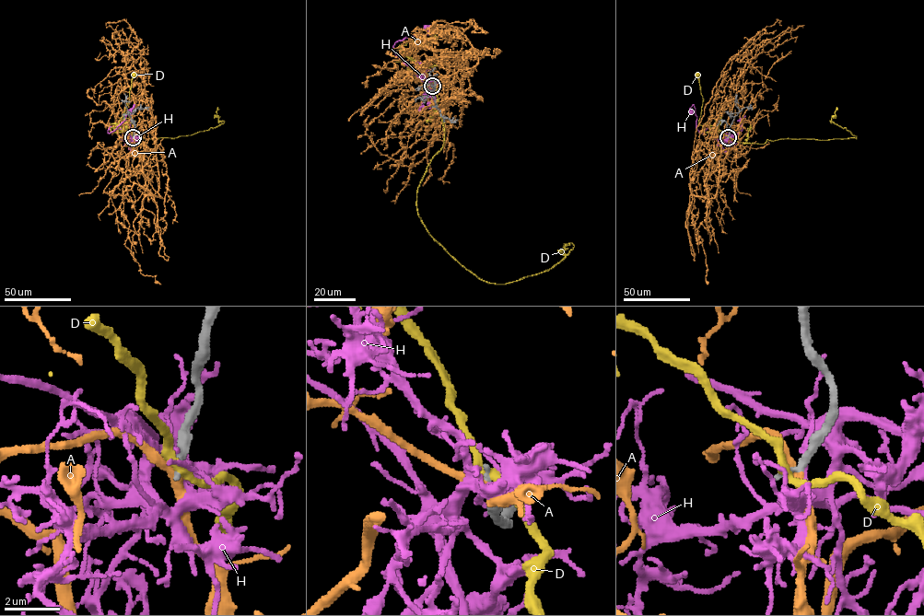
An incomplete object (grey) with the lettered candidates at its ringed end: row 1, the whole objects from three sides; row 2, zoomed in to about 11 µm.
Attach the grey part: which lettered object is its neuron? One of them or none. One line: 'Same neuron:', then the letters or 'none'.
Same neuron: A

